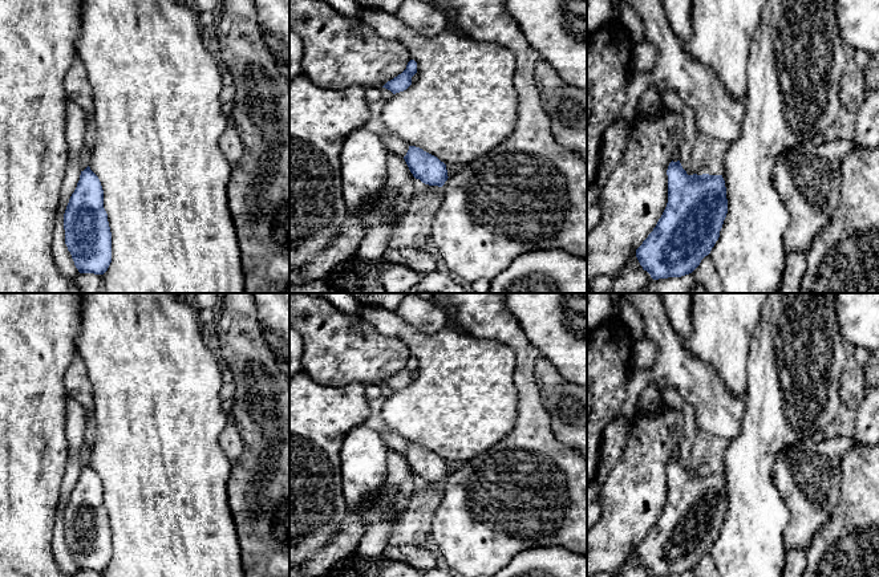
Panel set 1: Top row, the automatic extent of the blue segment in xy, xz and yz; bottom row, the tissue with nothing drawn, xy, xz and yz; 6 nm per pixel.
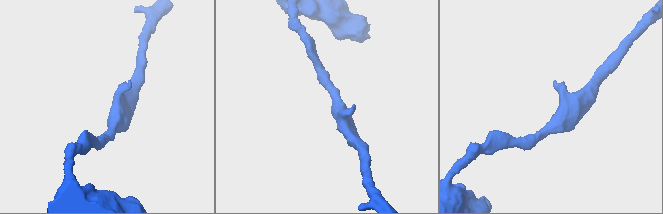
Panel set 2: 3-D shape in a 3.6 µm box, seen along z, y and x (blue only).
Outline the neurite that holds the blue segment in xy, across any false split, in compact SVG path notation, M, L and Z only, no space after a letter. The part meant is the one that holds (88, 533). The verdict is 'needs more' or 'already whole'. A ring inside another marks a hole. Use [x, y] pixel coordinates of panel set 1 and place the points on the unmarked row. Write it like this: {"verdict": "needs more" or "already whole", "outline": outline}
{"verdict": "already whole", "outline": "M88 463L64 511L65 541L80 570L104 572L112 560L112 529L104 505L104 487L98 474Z"}

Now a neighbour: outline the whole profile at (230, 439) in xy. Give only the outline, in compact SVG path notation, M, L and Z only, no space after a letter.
M227 423L224 430L220 432L219 444L231 463L242 455L243 440L235 423Z

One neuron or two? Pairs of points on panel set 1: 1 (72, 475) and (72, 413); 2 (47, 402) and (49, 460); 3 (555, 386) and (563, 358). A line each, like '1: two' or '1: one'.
1: one
2: one
3: two

